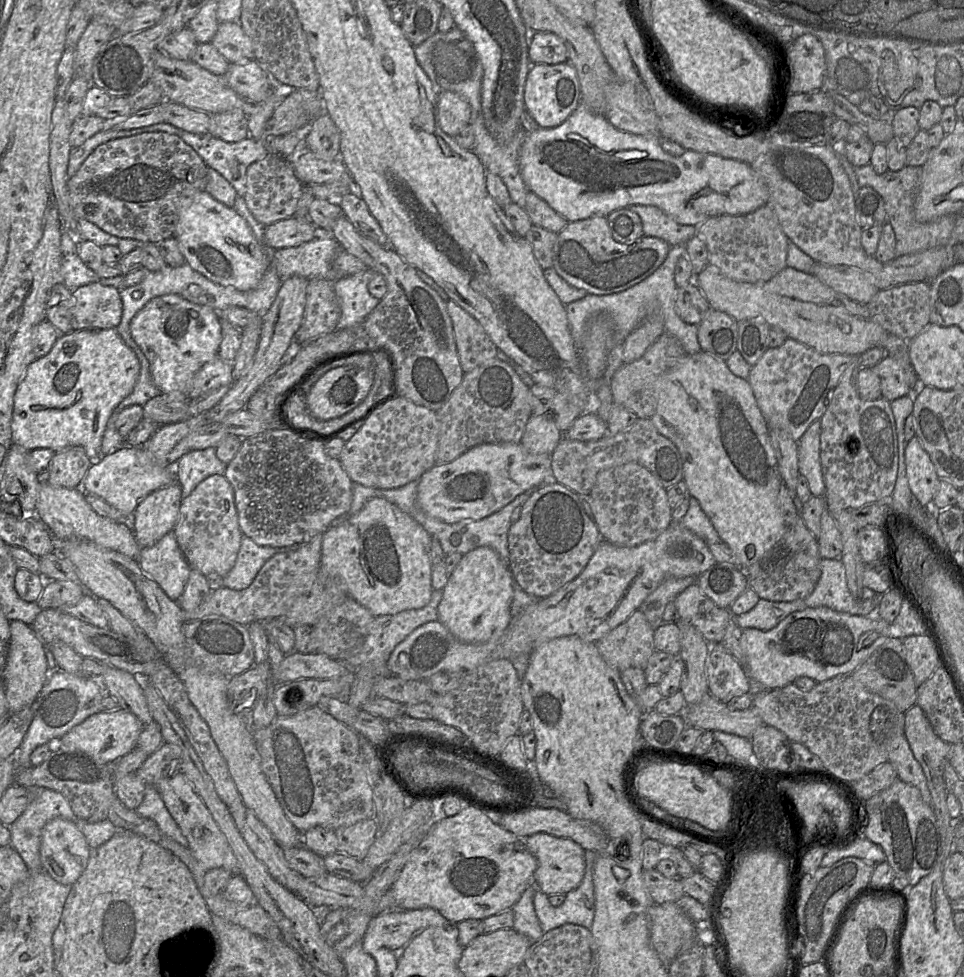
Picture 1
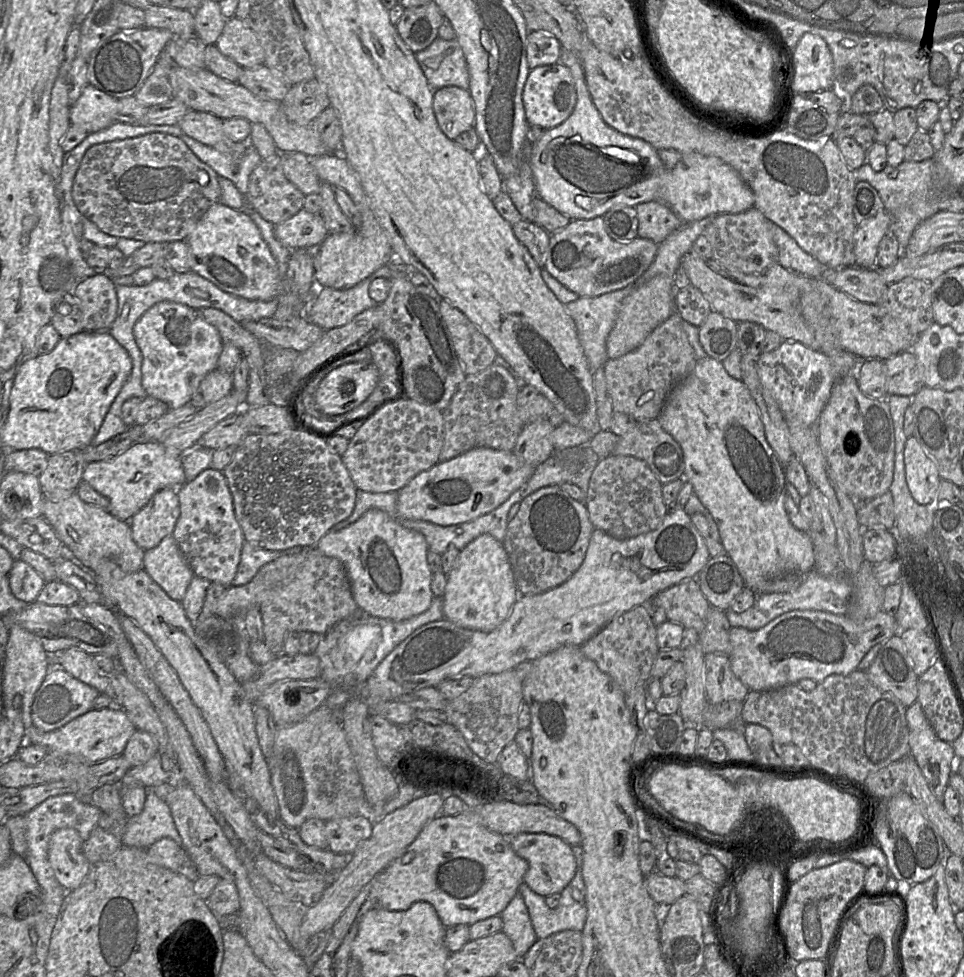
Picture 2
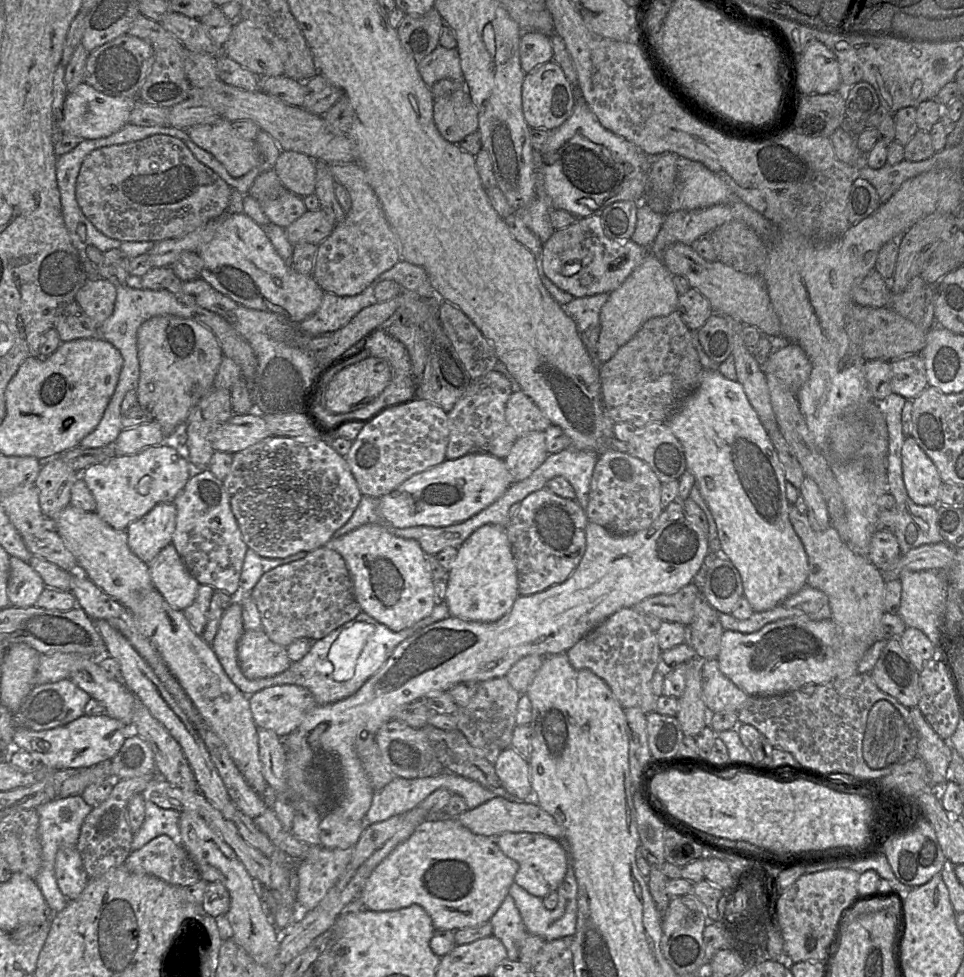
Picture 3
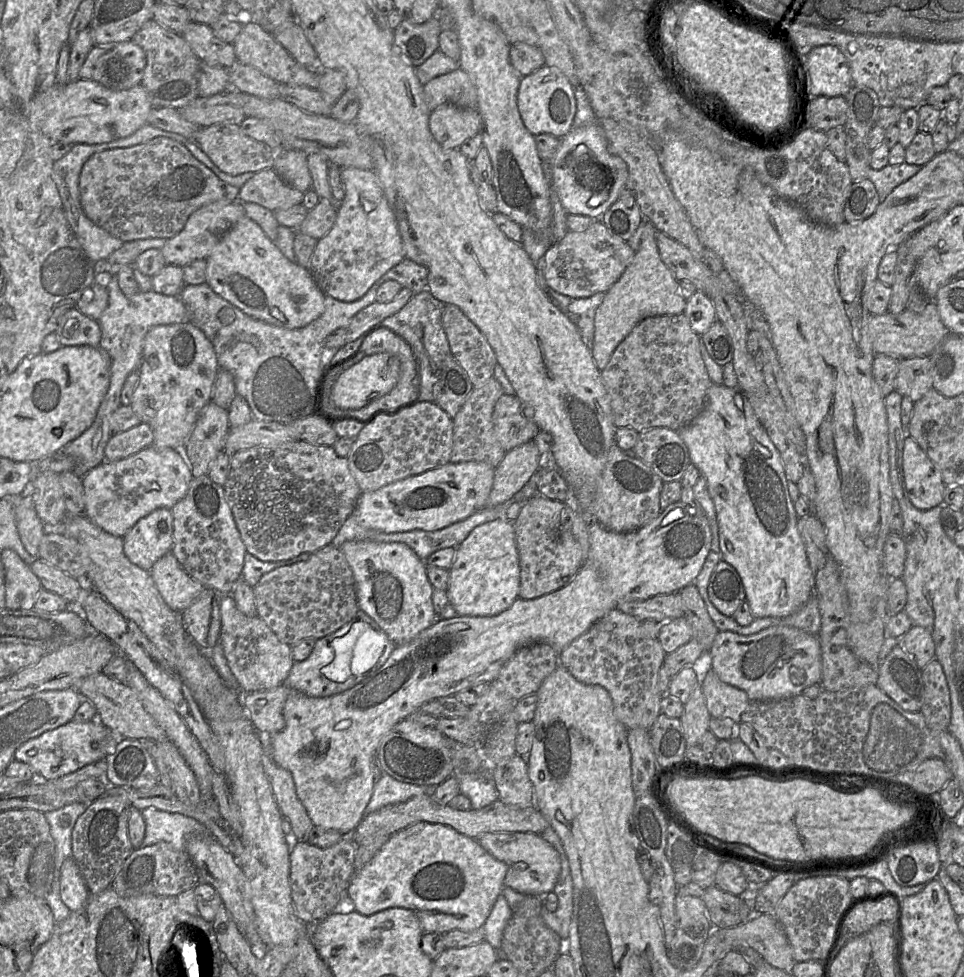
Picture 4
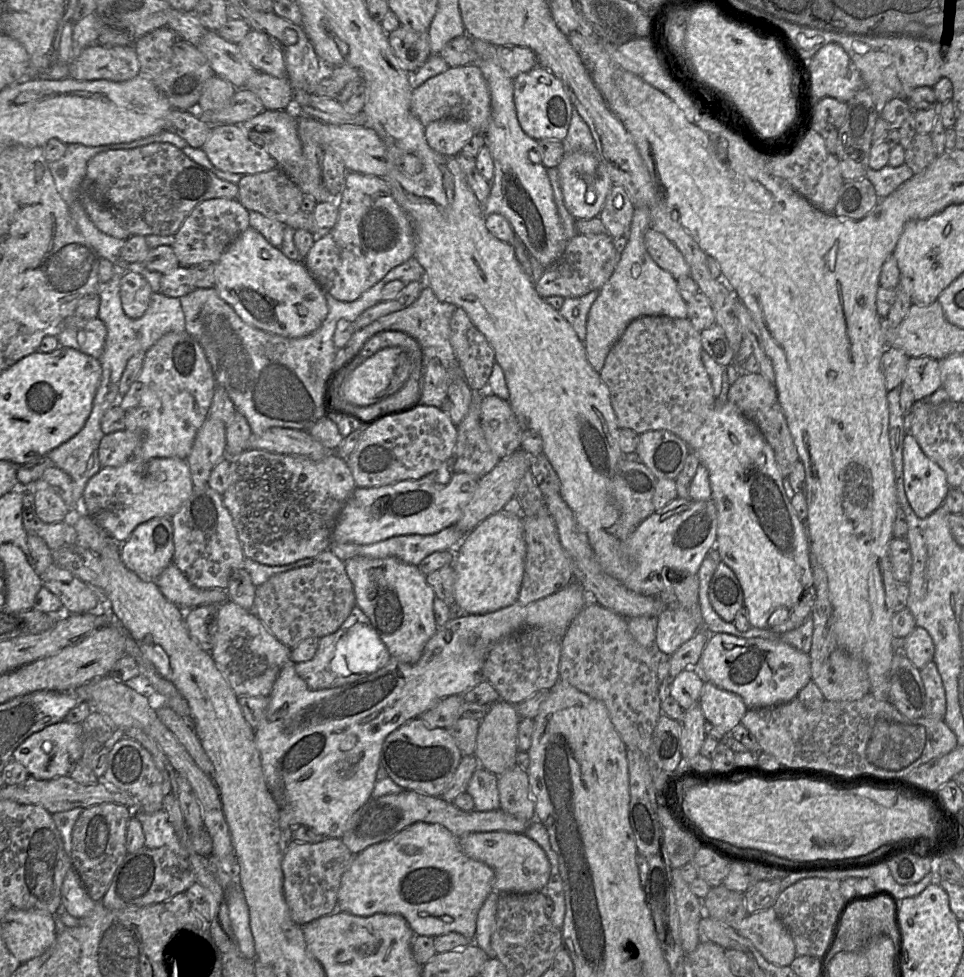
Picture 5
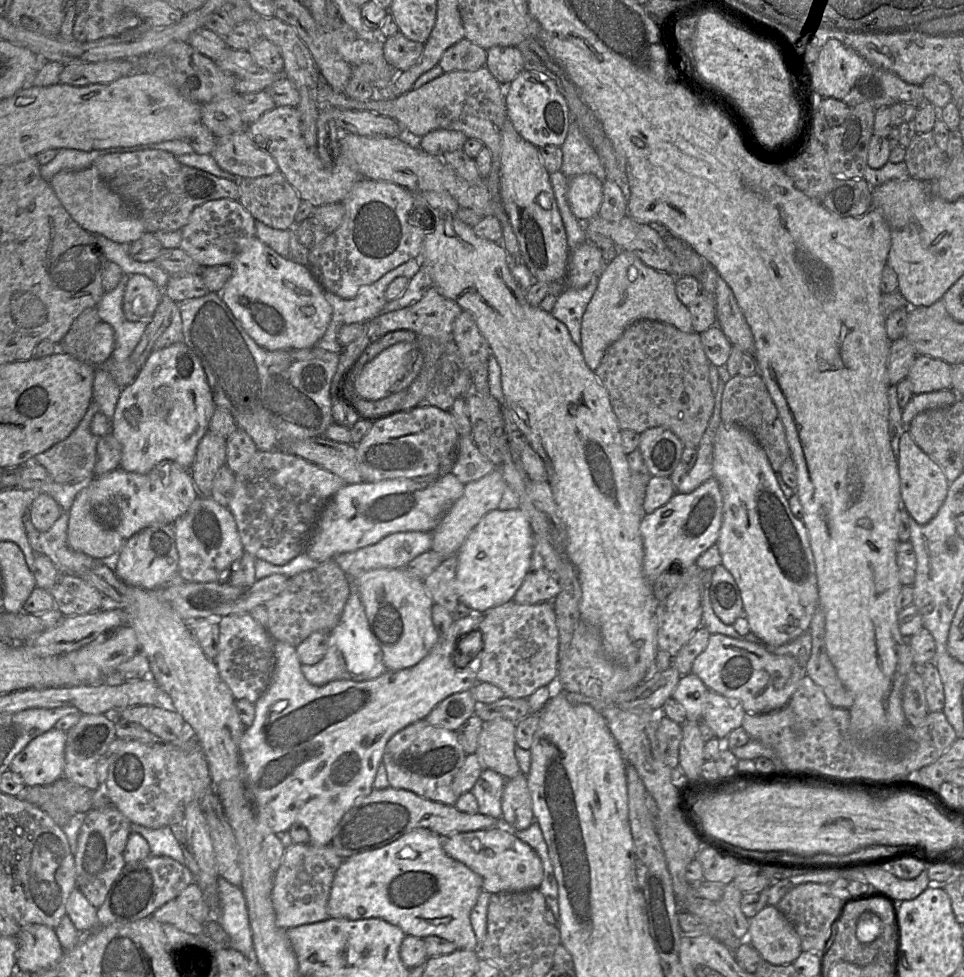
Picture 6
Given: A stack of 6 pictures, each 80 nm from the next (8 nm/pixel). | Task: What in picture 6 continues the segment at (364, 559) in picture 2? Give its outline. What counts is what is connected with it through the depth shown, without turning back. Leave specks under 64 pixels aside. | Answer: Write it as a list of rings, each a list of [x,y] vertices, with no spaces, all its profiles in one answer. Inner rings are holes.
[[[406,568],[374,569],[351,578],[355,581],[370,630],[381,648],[386,669],[396,671],[418,664],[439,640],[432,622],[433,600],[424,579]]]

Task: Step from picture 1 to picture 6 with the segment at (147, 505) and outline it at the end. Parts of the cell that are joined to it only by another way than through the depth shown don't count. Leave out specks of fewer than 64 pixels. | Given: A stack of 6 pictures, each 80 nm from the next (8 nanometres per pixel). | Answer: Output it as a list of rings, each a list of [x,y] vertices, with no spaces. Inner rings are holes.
[[[156,523],[137,532],[125,541],[119,556],[114,558],[115,574],[125,584],[147,590],[167,585],[178,574],[178,552],[173,524]]]

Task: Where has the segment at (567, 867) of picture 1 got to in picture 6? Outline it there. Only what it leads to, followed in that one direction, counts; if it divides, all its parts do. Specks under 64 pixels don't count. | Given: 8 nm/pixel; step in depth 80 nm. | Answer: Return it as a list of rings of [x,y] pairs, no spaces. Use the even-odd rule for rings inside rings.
[[[494,828],[442,837],[442,847],[451,858],[479,874],[483,879],[483,890],[491,894],[539,889],[543,881],[544,870],[538,854],[505,830]]]

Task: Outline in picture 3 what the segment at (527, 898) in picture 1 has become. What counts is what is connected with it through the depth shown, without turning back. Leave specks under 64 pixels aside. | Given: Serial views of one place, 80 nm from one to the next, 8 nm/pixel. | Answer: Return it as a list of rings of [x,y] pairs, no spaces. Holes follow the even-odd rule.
[[[507,895],[497,912],[490,919],[493,935],[500,939],[507,949],[507,959],[519,960],[519,951],[528,936],[514,899]]]

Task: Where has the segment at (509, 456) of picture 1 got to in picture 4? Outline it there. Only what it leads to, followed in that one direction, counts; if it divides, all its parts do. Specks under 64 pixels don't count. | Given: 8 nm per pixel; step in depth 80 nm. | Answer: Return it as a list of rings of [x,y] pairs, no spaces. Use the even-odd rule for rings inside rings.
[[[449,462],[375,491],[362,492],[355,513],[362,527],[384,533],[440,530],[468,518],[486,506],[495,469],[486,462]]]

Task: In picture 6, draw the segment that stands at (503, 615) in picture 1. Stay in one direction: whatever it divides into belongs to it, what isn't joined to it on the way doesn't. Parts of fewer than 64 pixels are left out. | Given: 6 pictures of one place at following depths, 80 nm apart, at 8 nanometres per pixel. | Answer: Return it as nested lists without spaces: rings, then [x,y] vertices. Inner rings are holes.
[[[521,509],[488,512],[469,533],[457,552],[456,590],[461,603],[473,612],[486,610],[514,599],[529,570],[534,533]]]

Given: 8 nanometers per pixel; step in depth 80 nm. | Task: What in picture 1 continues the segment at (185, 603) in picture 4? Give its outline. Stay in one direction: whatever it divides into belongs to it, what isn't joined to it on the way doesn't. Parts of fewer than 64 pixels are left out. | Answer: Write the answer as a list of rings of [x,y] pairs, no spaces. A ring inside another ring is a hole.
[[[173,531],[151,547],[142,547],[138,564],[172,601],[179,600],[189,578],[191,567],[181,552]]]

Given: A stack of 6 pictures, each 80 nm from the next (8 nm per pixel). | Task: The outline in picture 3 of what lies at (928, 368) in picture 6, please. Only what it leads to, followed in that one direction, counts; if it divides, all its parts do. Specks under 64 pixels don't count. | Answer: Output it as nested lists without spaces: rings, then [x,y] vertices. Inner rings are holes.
[[[920,354],[891,361],[891,389],[907,400],[913,400],[928,387],[924,360]]]

